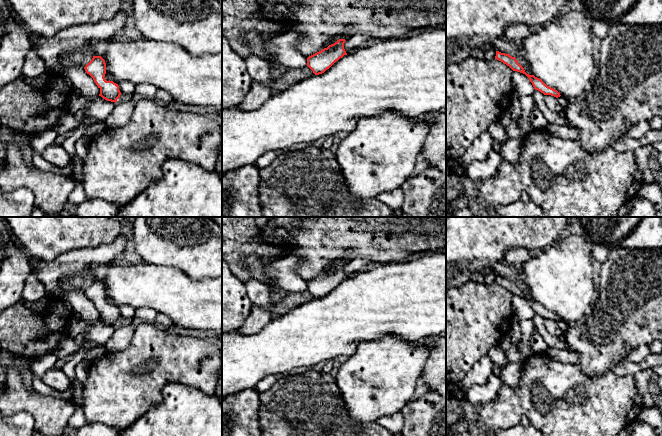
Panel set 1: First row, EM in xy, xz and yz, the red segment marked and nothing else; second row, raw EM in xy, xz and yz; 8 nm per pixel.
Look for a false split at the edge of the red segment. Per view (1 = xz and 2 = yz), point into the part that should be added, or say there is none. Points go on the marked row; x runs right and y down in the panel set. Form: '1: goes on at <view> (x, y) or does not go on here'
1: does not go on here
2: does not go on here

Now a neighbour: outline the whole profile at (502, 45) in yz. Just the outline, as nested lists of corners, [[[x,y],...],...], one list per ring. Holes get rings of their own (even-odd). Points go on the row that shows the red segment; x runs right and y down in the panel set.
[[[496,38],[492,42],[492,48],[495,51],[499,51],[501,53],[509,54],[510,56],[514,56],[518,63],[524,68],[525,72],[529,75],[533,75],[529,66],[529,63],[526,60],[524,50],[521,46],[516,46],[509,40],[503,38]]]

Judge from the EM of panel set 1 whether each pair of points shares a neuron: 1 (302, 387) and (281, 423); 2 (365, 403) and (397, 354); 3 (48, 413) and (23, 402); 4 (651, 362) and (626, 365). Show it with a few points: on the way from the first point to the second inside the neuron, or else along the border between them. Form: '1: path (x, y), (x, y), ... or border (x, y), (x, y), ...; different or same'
1: path (302, 396), (302, 402), (290, 414); same
2: path (368, 391), (368, 386), (388, 366); same
3: path (42, 408), (29, 402); same
4: path (645, 364), (642, 366), (632, 366); same

